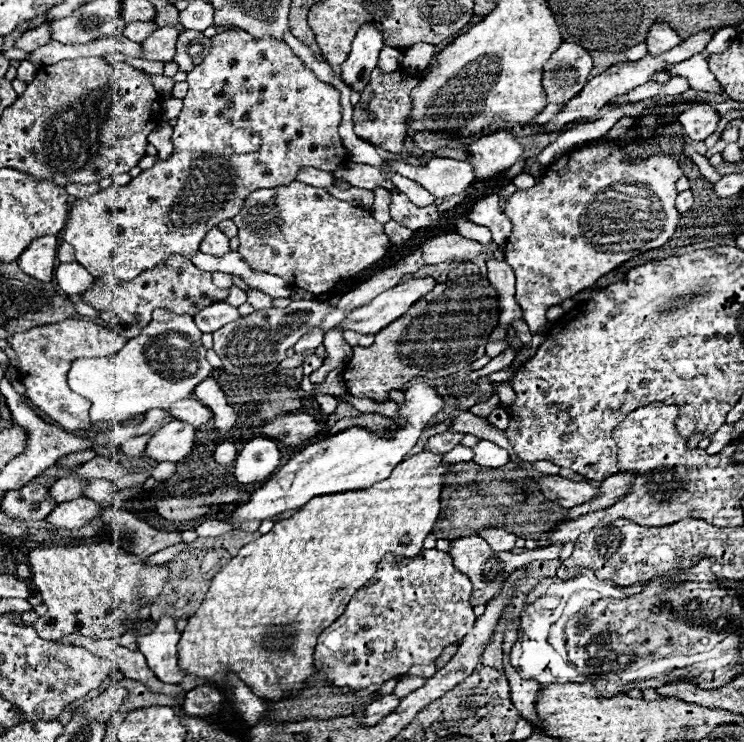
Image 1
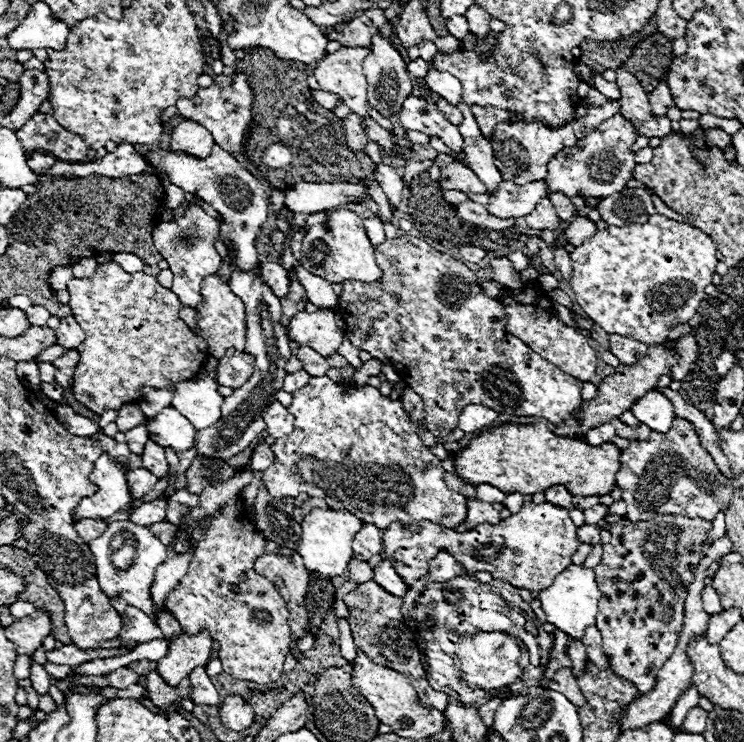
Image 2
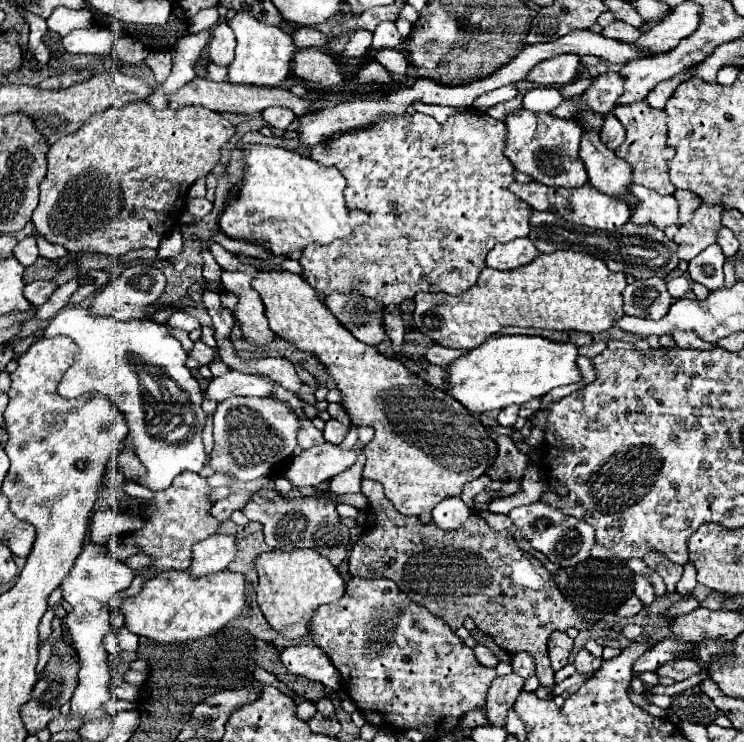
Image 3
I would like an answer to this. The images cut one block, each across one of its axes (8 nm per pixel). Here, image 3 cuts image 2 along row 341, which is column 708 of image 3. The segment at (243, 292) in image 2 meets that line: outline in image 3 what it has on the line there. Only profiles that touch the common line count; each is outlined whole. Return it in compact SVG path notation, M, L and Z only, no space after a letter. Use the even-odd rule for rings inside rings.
M718 244L708 246L704 252L700 252L688 266L688 274L694 282L704 284L710 290L720 288L720 284L724 284L724 254L722 248Z

